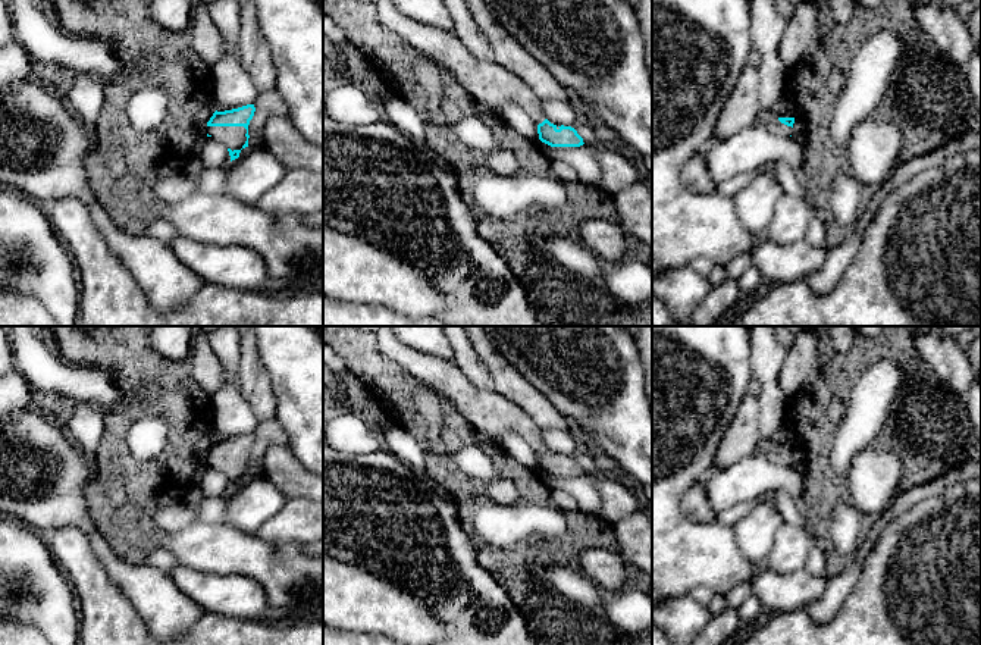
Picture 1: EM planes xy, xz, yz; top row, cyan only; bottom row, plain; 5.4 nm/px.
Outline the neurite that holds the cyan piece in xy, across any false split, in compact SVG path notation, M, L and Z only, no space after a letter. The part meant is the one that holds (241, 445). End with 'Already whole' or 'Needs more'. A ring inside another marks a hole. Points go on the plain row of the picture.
M254 433L225 441L216 439L207 451L207 466L213 466L228 476L231 491L239 486L242 478L248 476L248 454L254 441Z. Needs more

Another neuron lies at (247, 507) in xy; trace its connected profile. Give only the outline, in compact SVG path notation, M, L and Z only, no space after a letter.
M260 473L226 495L228 525L245 533L256 533L283 508L286 500L285 492Z

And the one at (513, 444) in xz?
M508 430L499 438L502 450L527 469L537 469L537 453L518 433Z

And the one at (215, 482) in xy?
M206 466L206 473L200 488L203 494L210 497L226 497L231 492L228 476L213 466Z

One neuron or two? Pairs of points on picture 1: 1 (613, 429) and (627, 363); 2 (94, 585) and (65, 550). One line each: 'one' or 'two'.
1: one
2: one

